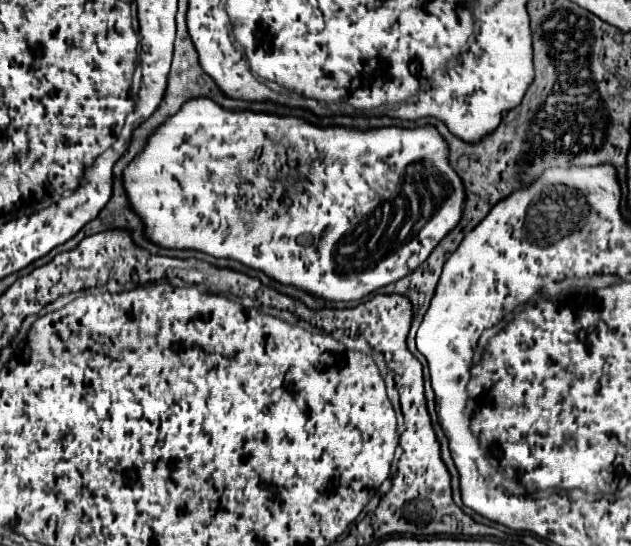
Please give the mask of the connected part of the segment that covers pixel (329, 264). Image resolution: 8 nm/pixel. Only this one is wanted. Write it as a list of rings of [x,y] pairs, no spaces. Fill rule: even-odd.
[[[208,96],[190,98],[182,104],[182,108],[174,116],[168,116],[146,138],[142,152],[138,152],[134,160],[124,168],[122,182],[124,182],[130,208],[142,220],[144,238],[150,240],[152,244],[160,248],[168,248],[168,250],[198,250],[214,258],[238,260],[244,266],[262,270],[268,278],[284,286],[294,286],[314,298],[332,300],[332,302],[362,300],[368,294],[374,294],[376,290],[388,284],[394,284],[402,280],[404,276],[412,274],[422,262],[426,262],[426,258],[440,244],[440,240],[458,226],[462,218],[462,208],[466,202],[464,182],[456,174],[456,170],[450,166],[450,160],[448,160],[448,142],[442,138],[442,134],[432,124],[418,126],[418,128],[382,126],[382,128],[370,128],[370,130],[358,130],[350,126],[316,126],[308,122],[306,118],[292,116],[292,114],[278,116],[278,114],[268,114],[268,112],[222,108]],[[297,165],[300,167],[300,175],[294,168]],[[284,194],[294,202],[292,204],[294,212],[292,210],[286,212],[282,208],[280,198]]]

